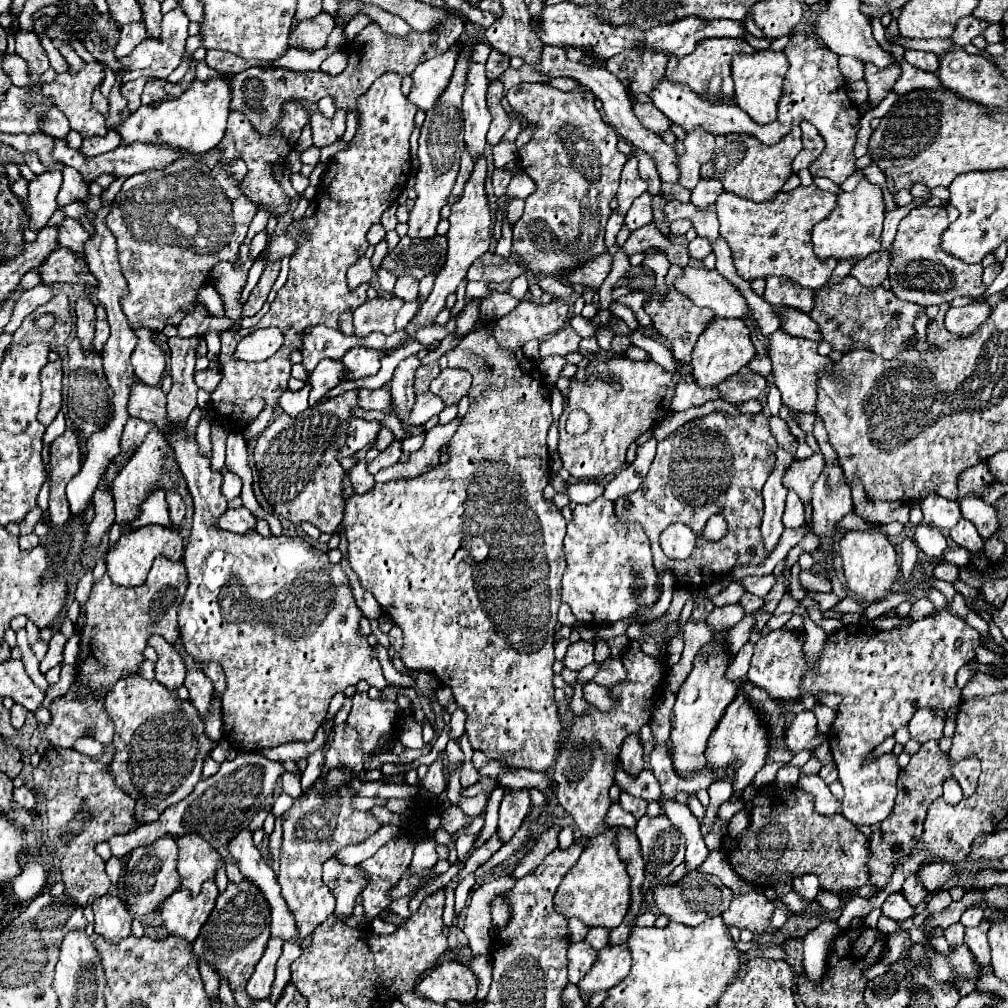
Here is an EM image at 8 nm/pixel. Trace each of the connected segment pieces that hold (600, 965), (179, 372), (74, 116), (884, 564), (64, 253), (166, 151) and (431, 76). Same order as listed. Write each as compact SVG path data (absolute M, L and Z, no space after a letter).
M626 944L606 946L598 952L596 966L580 980L580 992L602 992L616 986L628 976L630 970L630 950Z
M168 338L170 346L170 376L174 380L172 390L168 394L168 414L176 426L184 426L190 412L196 408L196 392L194 384L194 364L196 364L196 344L198 338Z
M84 64L78 74L70 74L70 70L56 74L56 78L48 84L42 84L42 94L46 98L50 98L68 118L70 128L76 130L82 138L90 138L90 136L106 136L108 128L104 124L104 116L100 112L96 112L96 108L92 106L92 92L96 86L100 86L100 82L104 80L104 68L102 64Z
M868 522L866 530L848 530L840 540L840 554L850 592L864 602L876 602L890 594L890 586L898 576L896 550L888 542L888 536L876 528L876 522Z
M58 248L54 250L46 262L42 264L42 280L44 284L86 284L96 286L98 280L88 270L88 264L84 258L78 258L72 250Z
M56 140L56 146L54 146L52 156L54 156L58 162L76 168L86 180L94 180L94 178L100 176L102 172L114 174L114 176L118 176L118 178L130 178L132 174L140 174L140 172L148 172L148 170L164 170L164 168L170 166L172 162L182 160L182 158L188 158L190 154L188 154L188 152L182 152L182 150L174 150L174 148L170 148L170 146L154 146L154 144L134 142L134 144L130 144L130 146L120 144L116 150L106 152L106 154L98 154L98 156L94 156L94 158L84 158L84 154L82 154L80 150L74 150L74 148L66 146L64 140Z
M452 44L444 54L422 62L412 72L412 92L408 100L416 104L420 110L430 110L436 102L436 98L444 92L444 86L448 86L452 78L452 70L458 58L458 46Z

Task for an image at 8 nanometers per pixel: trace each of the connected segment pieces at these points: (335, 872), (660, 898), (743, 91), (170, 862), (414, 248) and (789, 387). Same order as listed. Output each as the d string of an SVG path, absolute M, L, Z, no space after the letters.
M330 858L324 864L324 884L336 898L334 916L338 920L346 920L352 916L354 902L358 894L364 890L364 876L358 866L344 866L336 858Z
M692 872L680 880L680 886L658 886L654 890L654 904L660 908L662 914L666 914L672 922L686 924L686 926L698 926L704 920L712 916L720 916L728 910L734 894L730 888L726 888L716 876L702 874L702 872Z
M758 50L756 54L736 54L732 58L732 78L734 78L734 96L736 104L758 124L770 124L776 120L776 106L782 94L784 74L788 70L788 58L784 52L776 50Z
M164 836L160 838L160 842L154 842L152 846L132 850L124 874L124 900L134 916L146 916L154 912L172 892L180 888L176 858L178 858L178 846L172 836Z
M404 236L398 246L384 258L382 268L396 278L412 276L416 280L438 274L446 262L446 236L434 238L408 238Z
M778 328L772 336L770 336L770 360L772 360L772 368L774 368L774 384L782 394L782 402L786 406L794 406L794 410L800 412L814 412L816 408L816 378L818 378L818 370L830 366L830 358L828 356L820 356L818 354L818 344L806 338L794 338L790 334L786 334L782 328Z

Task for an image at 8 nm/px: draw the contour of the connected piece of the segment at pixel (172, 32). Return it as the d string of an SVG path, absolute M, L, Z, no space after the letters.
M180 8L164 14L160 38L154 38L154 40L146 38L130 55L118 59L124 64L124 68L132 66L132 70L128 70L128 74L124 74L124 82L136 80L140 76L144 76L144 78L166 78L172 70L176 70L180 60L182 60L182 54L184 54L184 44L188 38L188 24L190 24L190 20L184 16L184 12Z

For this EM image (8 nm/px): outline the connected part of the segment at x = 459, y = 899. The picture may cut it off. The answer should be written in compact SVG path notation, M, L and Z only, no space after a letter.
M468 874L464 880L460 880L460 884L456 888L456 912L460 912L466 906L466 898L468 898L474 884L476 884L474 874Z

